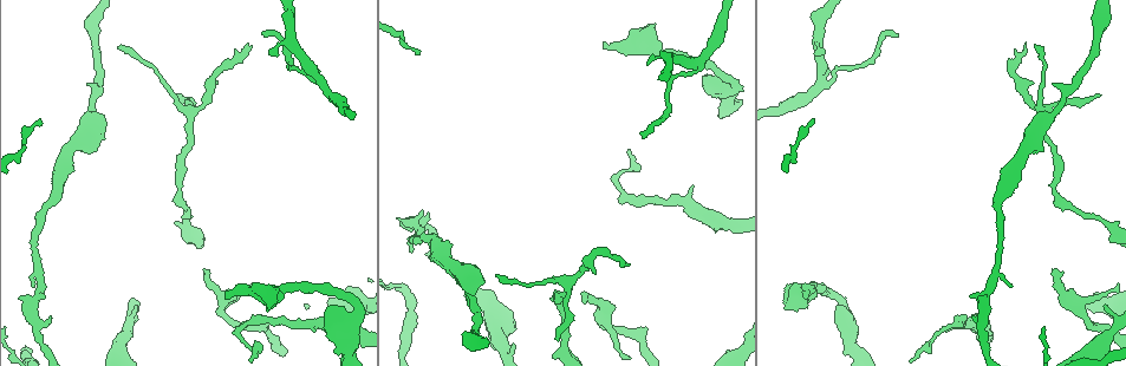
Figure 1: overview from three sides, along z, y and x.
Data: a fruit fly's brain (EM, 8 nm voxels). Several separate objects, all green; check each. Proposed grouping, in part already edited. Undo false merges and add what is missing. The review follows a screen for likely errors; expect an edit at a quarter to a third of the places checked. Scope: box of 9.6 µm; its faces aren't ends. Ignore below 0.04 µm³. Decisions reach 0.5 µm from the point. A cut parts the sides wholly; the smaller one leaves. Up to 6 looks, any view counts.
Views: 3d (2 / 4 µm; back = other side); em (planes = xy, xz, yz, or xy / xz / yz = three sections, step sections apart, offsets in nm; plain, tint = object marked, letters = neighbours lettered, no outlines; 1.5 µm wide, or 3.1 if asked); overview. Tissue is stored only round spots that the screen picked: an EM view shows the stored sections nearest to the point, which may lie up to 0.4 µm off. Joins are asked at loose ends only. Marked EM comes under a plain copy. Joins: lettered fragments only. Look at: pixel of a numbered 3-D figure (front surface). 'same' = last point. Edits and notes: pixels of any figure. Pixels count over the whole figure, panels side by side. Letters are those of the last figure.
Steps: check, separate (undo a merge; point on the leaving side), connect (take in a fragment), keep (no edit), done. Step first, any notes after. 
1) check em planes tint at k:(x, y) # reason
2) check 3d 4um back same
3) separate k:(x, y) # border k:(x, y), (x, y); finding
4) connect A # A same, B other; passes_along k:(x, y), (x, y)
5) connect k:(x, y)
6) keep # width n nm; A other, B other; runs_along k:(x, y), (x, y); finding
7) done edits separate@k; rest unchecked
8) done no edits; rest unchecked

check 3d 4um back at 1:(497, 276)

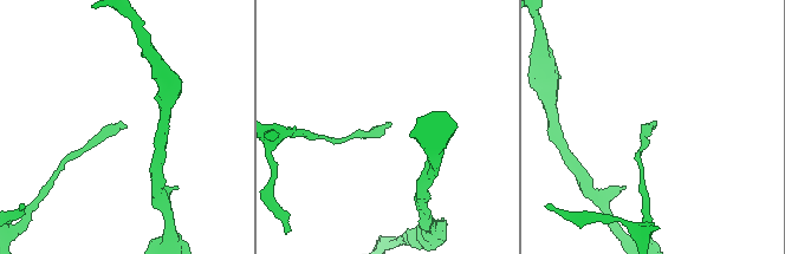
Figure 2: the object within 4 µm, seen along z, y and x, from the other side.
check em planes letters at 2:(124, 124)

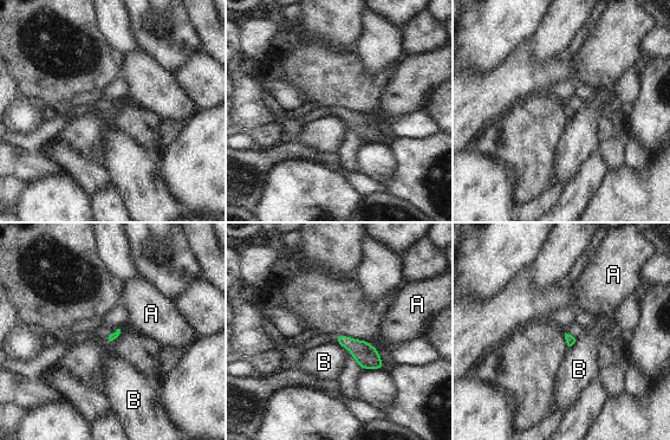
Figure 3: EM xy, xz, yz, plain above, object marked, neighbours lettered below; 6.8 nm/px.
keep # A other, B other; no lettered fragment goes on from it

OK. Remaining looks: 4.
check 3d 4um at 1:(248, 43) # tapers out

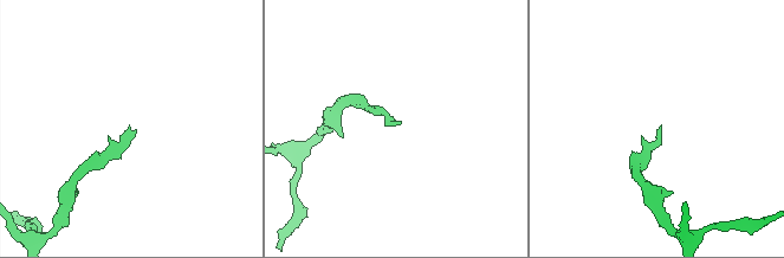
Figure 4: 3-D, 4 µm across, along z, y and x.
check em planes tint at 4:(395, 123) # need the tissue

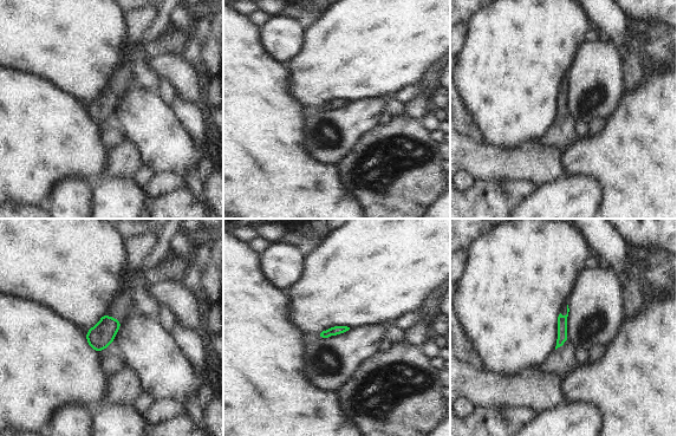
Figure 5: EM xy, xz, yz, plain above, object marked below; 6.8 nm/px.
check em planes letters same # see the neighbours

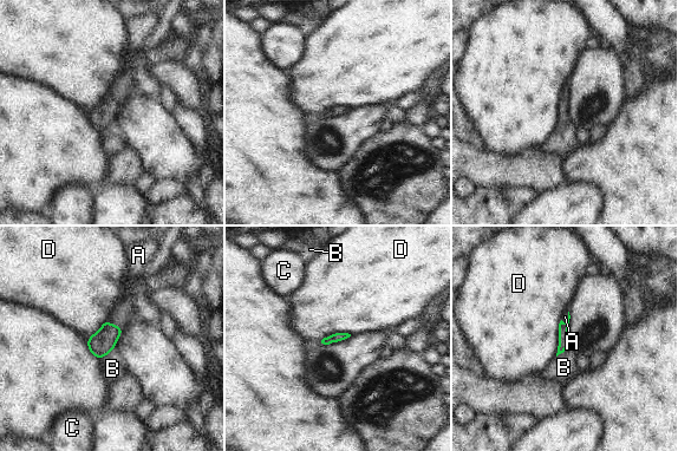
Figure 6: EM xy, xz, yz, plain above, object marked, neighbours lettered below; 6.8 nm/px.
connect A # A same, B other, C other, D other; passes_along 6:(103, 341), (115, 326), (121, 312); it goes on there

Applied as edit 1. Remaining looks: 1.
done edits connect@6; rest unchecked

